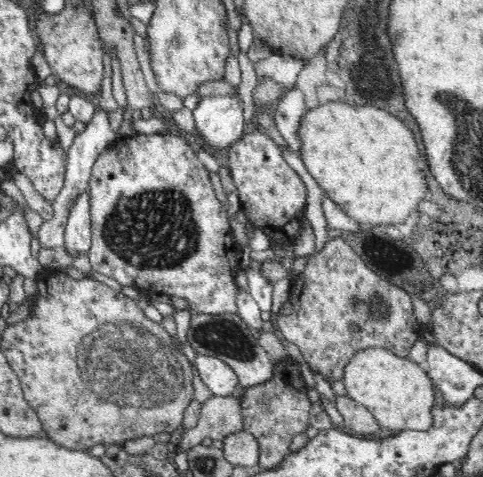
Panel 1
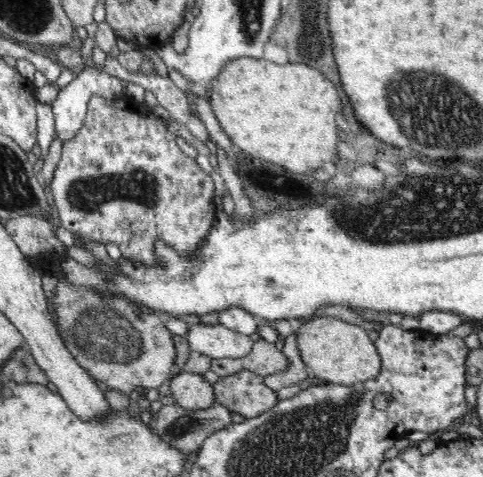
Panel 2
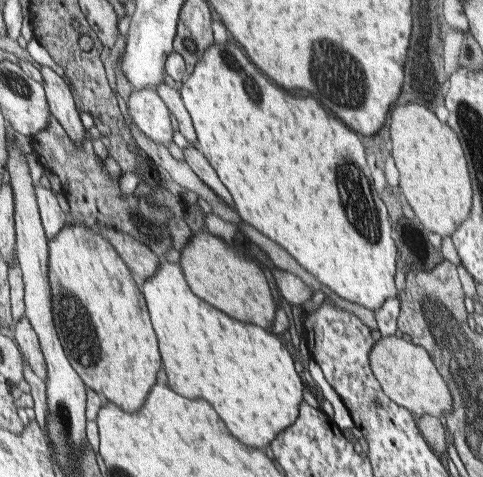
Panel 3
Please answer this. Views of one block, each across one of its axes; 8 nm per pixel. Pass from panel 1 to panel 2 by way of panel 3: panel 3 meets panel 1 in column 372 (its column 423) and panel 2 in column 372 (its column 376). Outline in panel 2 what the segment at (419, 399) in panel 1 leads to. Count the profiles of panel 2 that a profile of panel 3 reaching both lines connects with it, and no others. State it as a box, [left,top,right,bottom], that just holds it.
[294,318,380,386]

